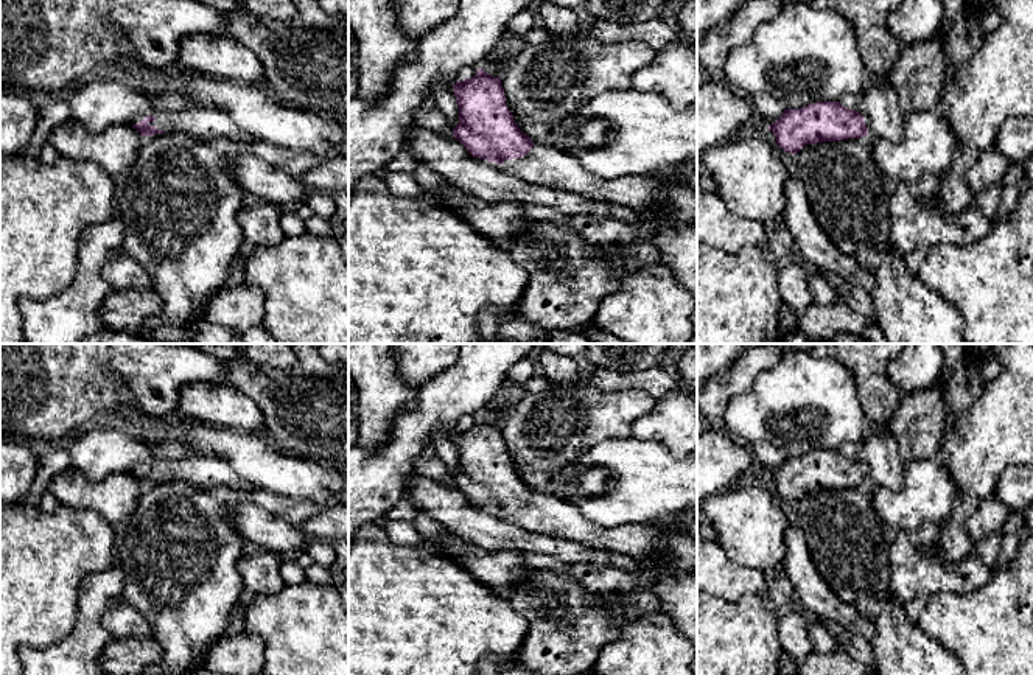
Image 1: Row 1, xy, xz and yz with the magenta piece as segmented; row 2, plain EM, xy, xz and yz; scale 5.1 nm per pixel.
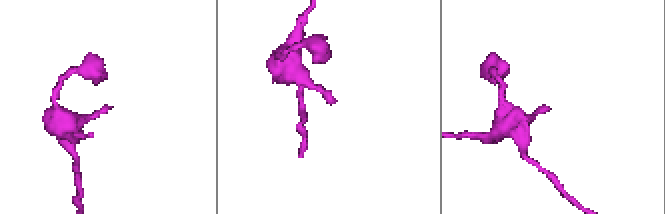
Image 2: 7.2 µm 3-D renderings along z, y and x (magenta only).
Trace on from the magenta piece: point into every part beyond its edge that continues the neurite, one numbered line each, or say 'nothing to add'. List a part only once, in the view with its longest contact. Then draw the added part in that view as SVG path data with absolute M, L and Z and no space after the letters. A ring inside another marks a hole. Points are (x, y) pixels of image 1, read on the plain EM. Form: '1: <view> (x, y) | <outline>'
1: xz (545, 512) | M534 493L524 505L509 507L501 513L529 530L565 537L591 549L629 555L635 561L658 558L677 571L697 574L697 541L653 523L601 527L588 521L576 505L552 493Z

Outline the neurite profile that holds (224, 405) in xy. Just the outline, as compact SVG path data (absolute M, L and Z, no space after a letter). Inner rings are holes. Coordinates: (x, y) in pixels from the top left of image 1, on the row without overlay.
M191 383L179 393L177 414L207 420L249 434L263 431L263 414L241 390L230 384Z

